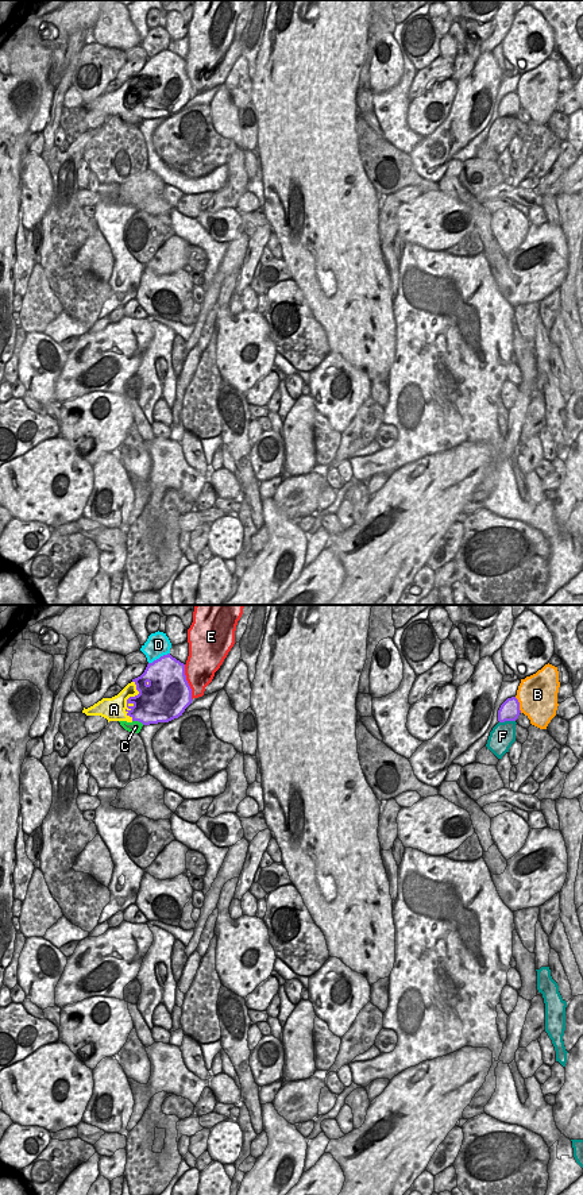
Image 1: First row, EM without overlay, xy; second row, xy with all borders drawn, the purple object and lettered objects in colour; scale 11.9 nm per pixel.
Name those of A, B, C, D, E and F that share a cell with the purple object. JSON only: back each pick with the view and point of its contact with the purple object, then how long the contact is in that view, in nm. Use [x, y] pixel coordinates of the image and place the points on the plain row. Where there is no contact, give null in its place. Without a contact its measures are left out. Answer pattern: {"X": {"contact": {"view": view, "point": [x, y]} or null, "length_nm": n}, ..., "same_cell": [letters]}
{"A": {"contact": {"view": "xy", "point": [128, 93]}, "length_nm": 480}, "same_cell": ["A"]}

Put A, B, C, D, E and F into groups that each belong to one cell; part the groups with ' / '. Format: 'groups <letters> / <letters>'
groups A / B / C / D / E / F

